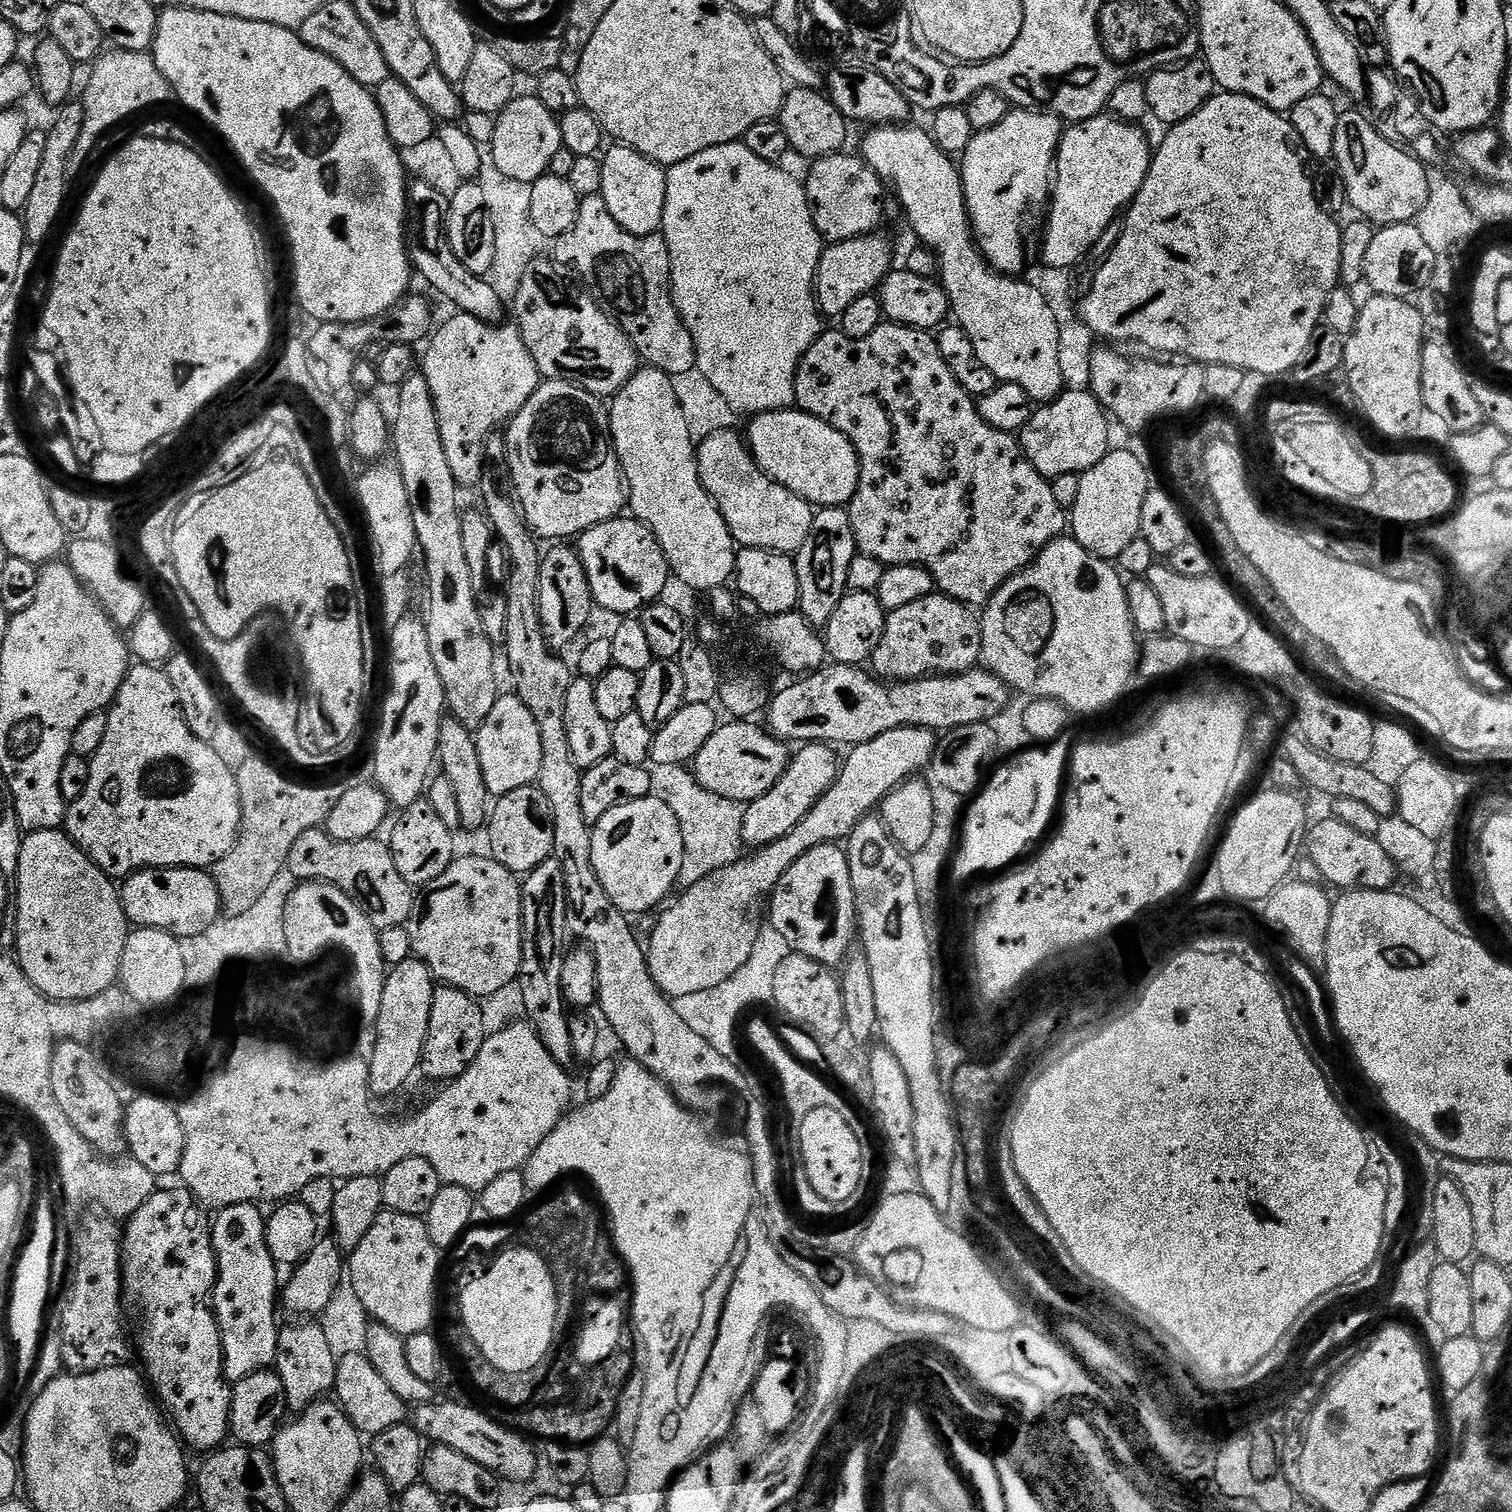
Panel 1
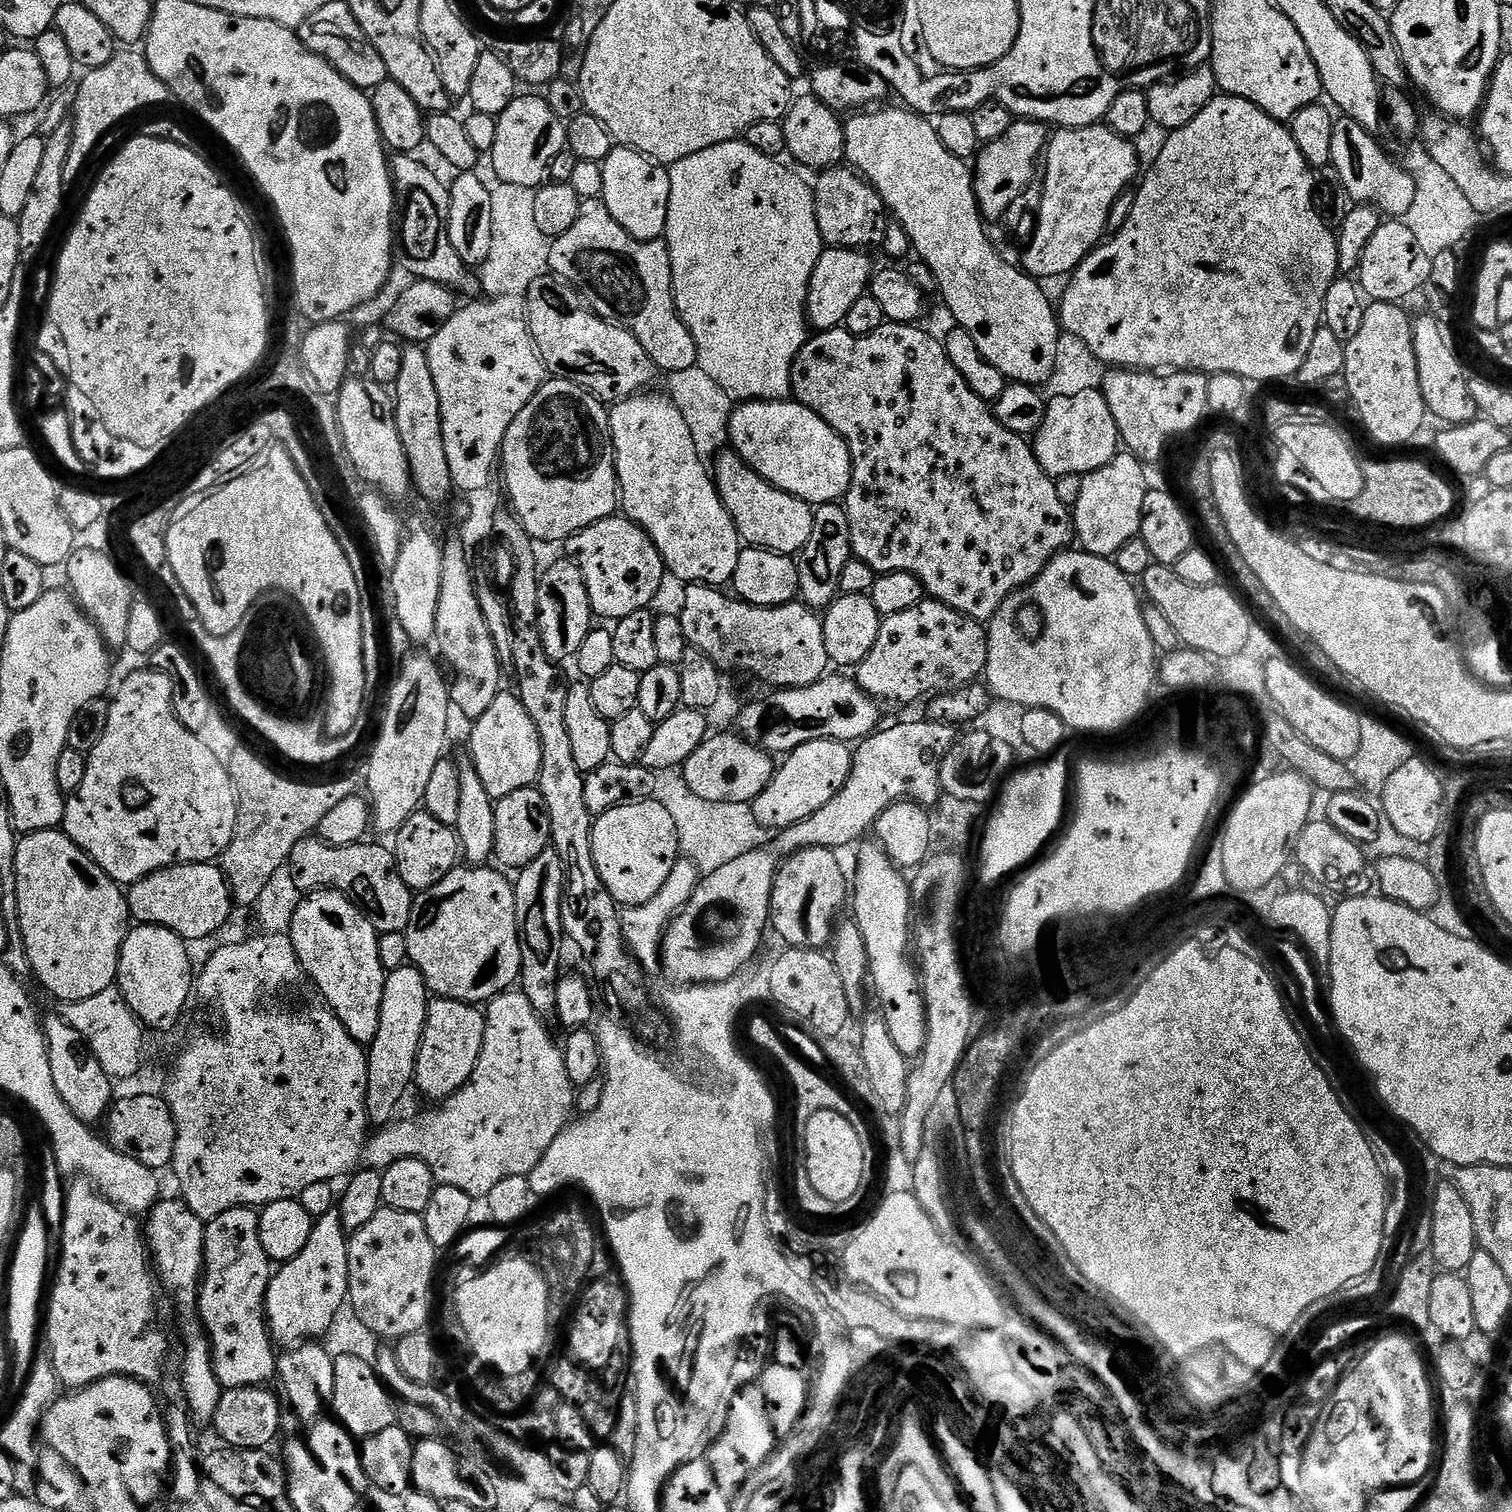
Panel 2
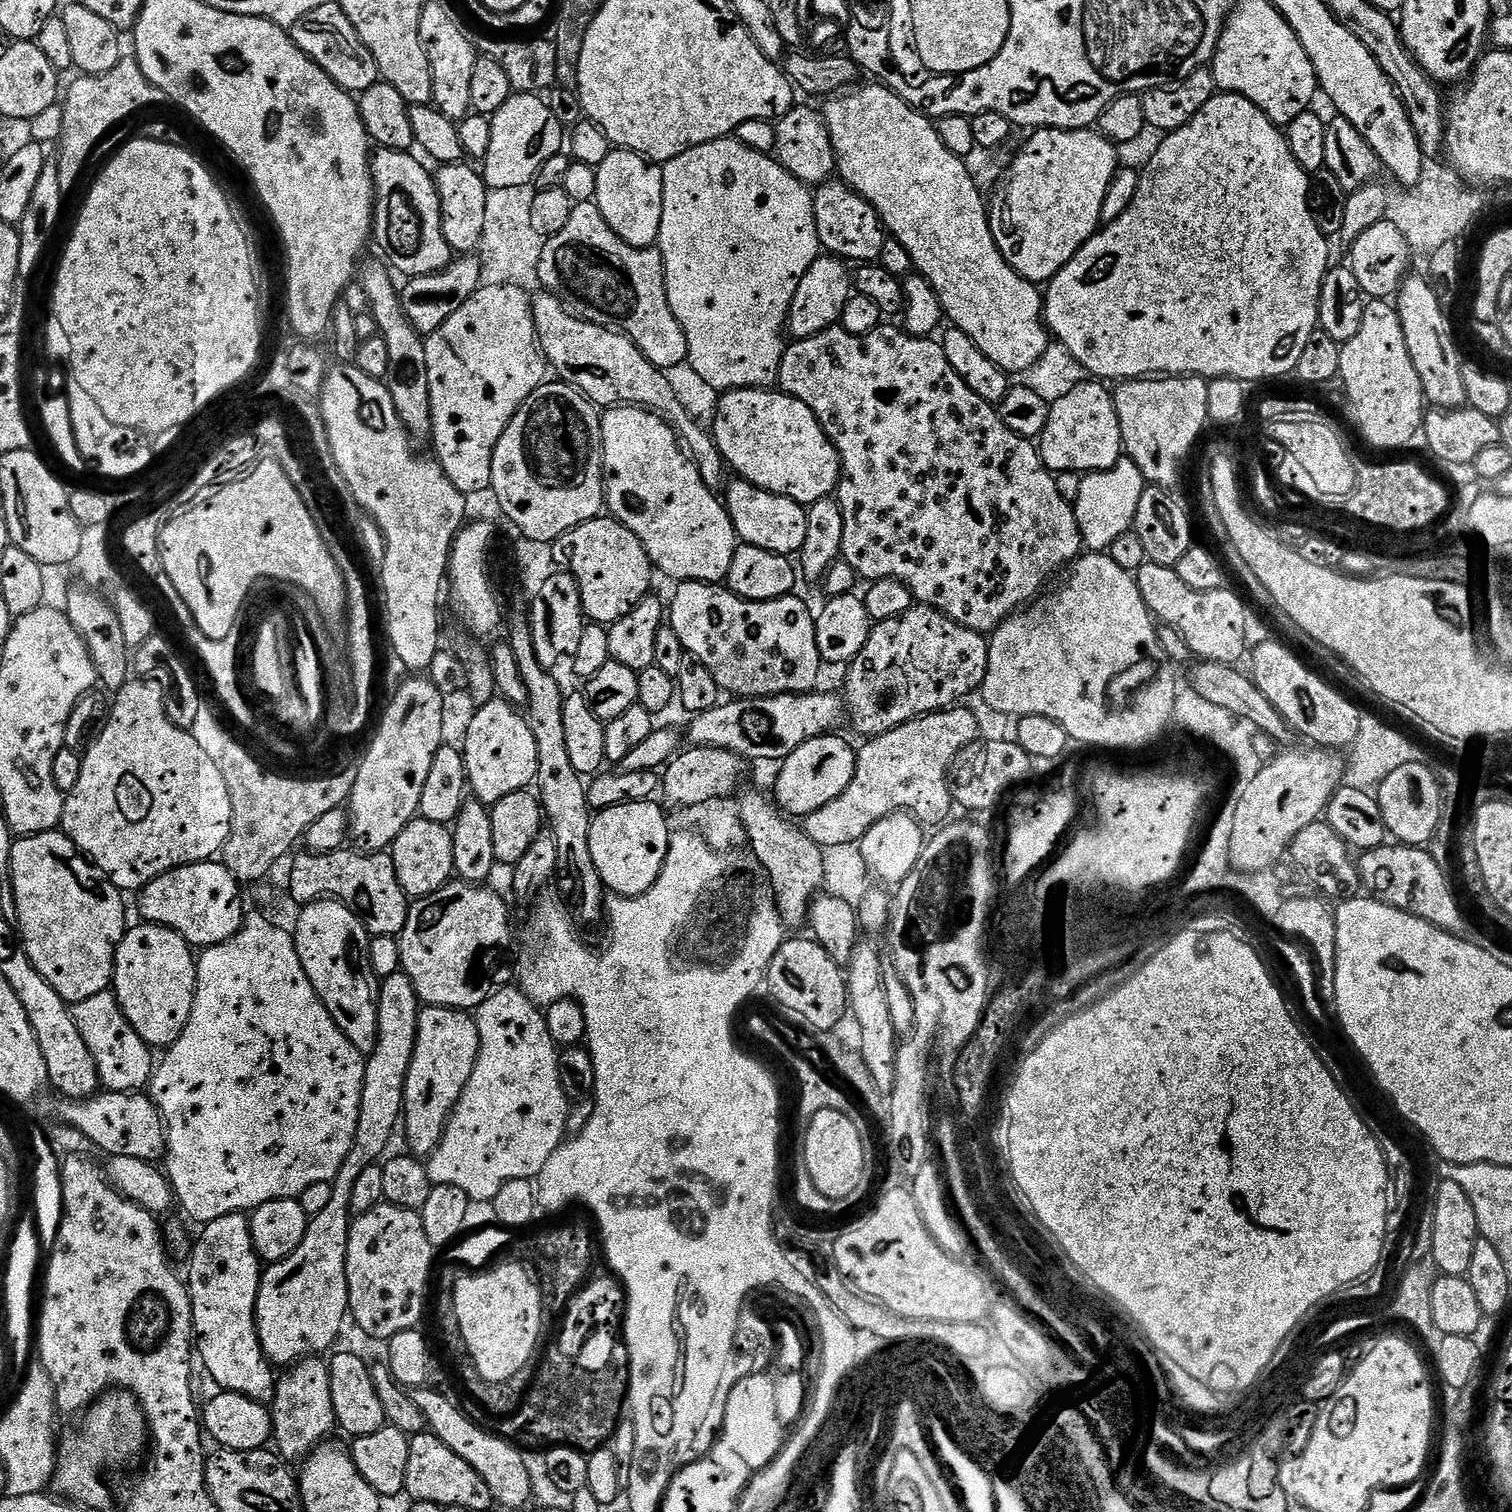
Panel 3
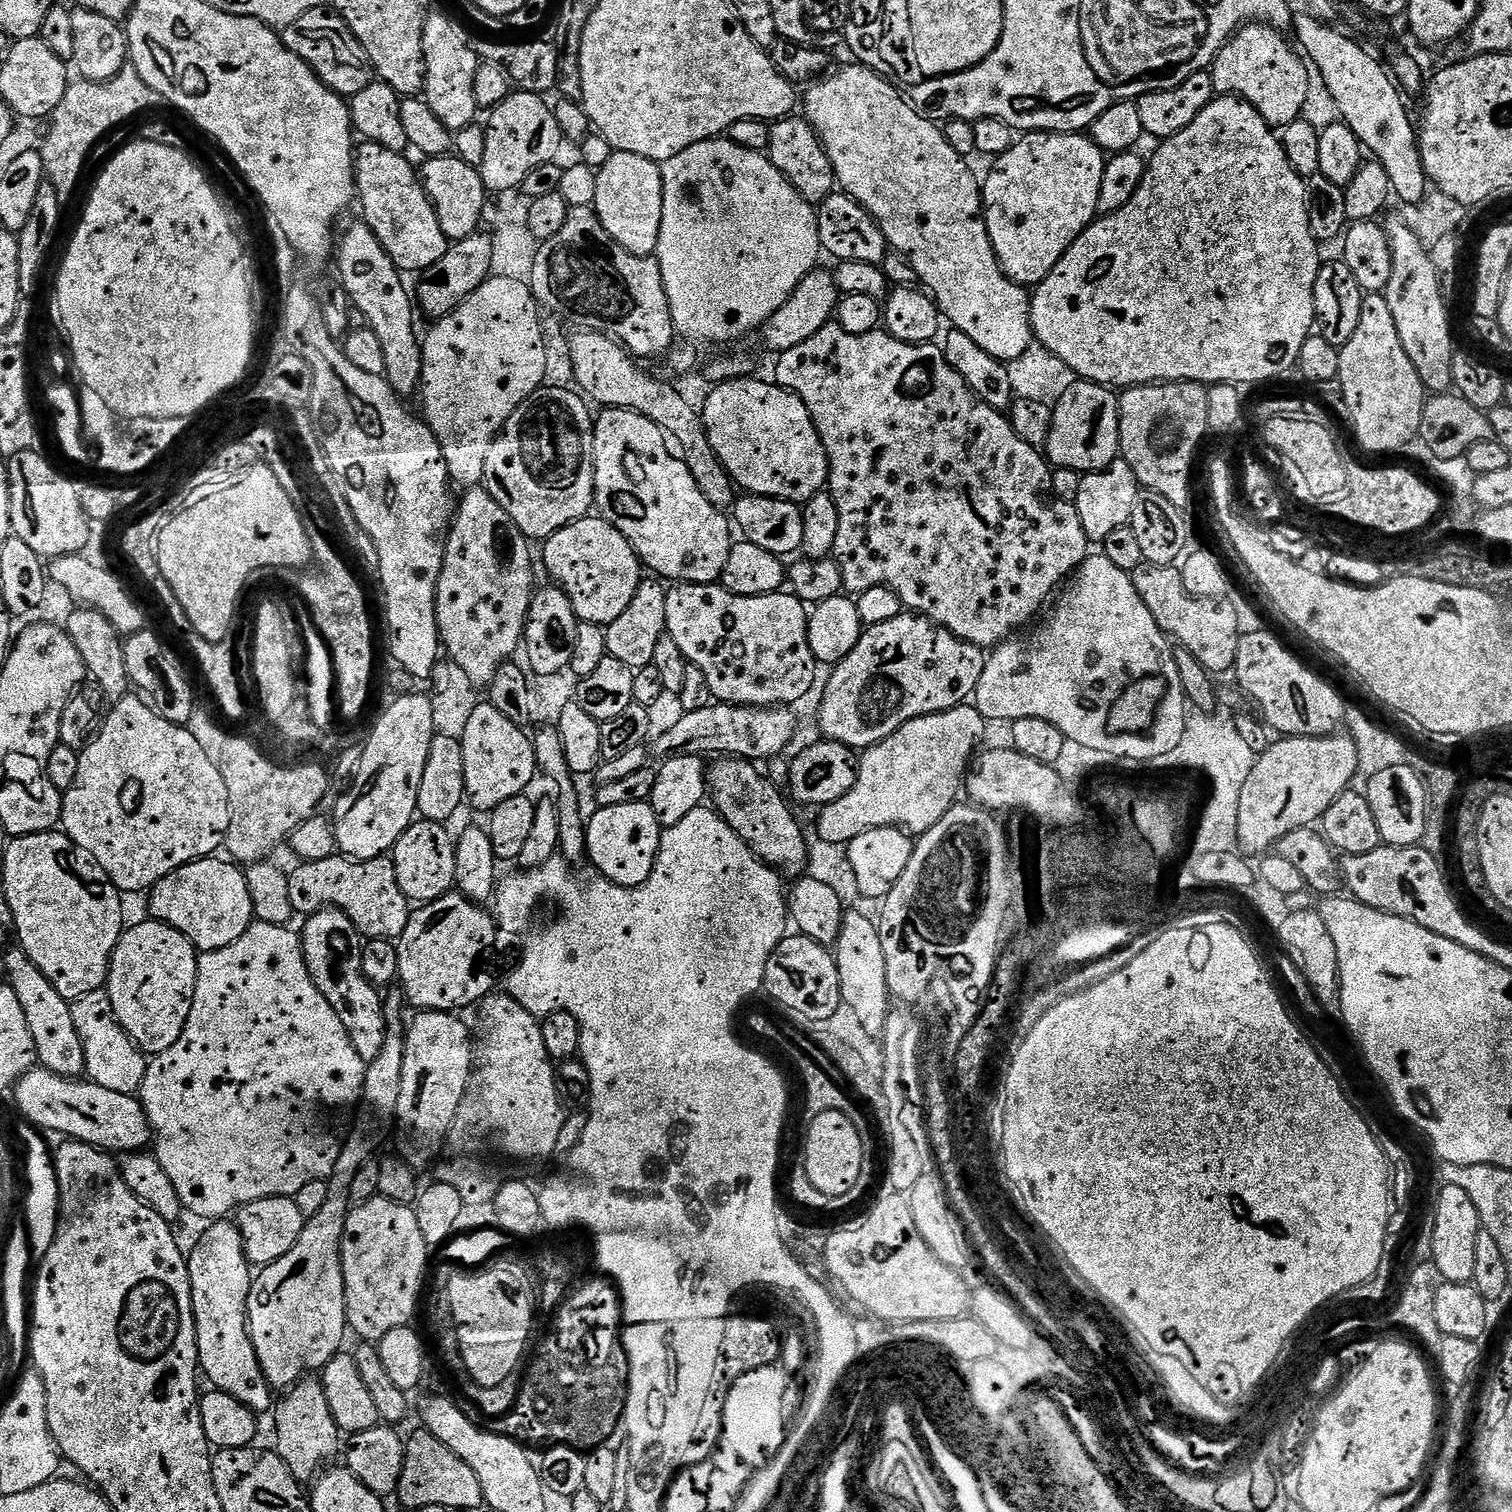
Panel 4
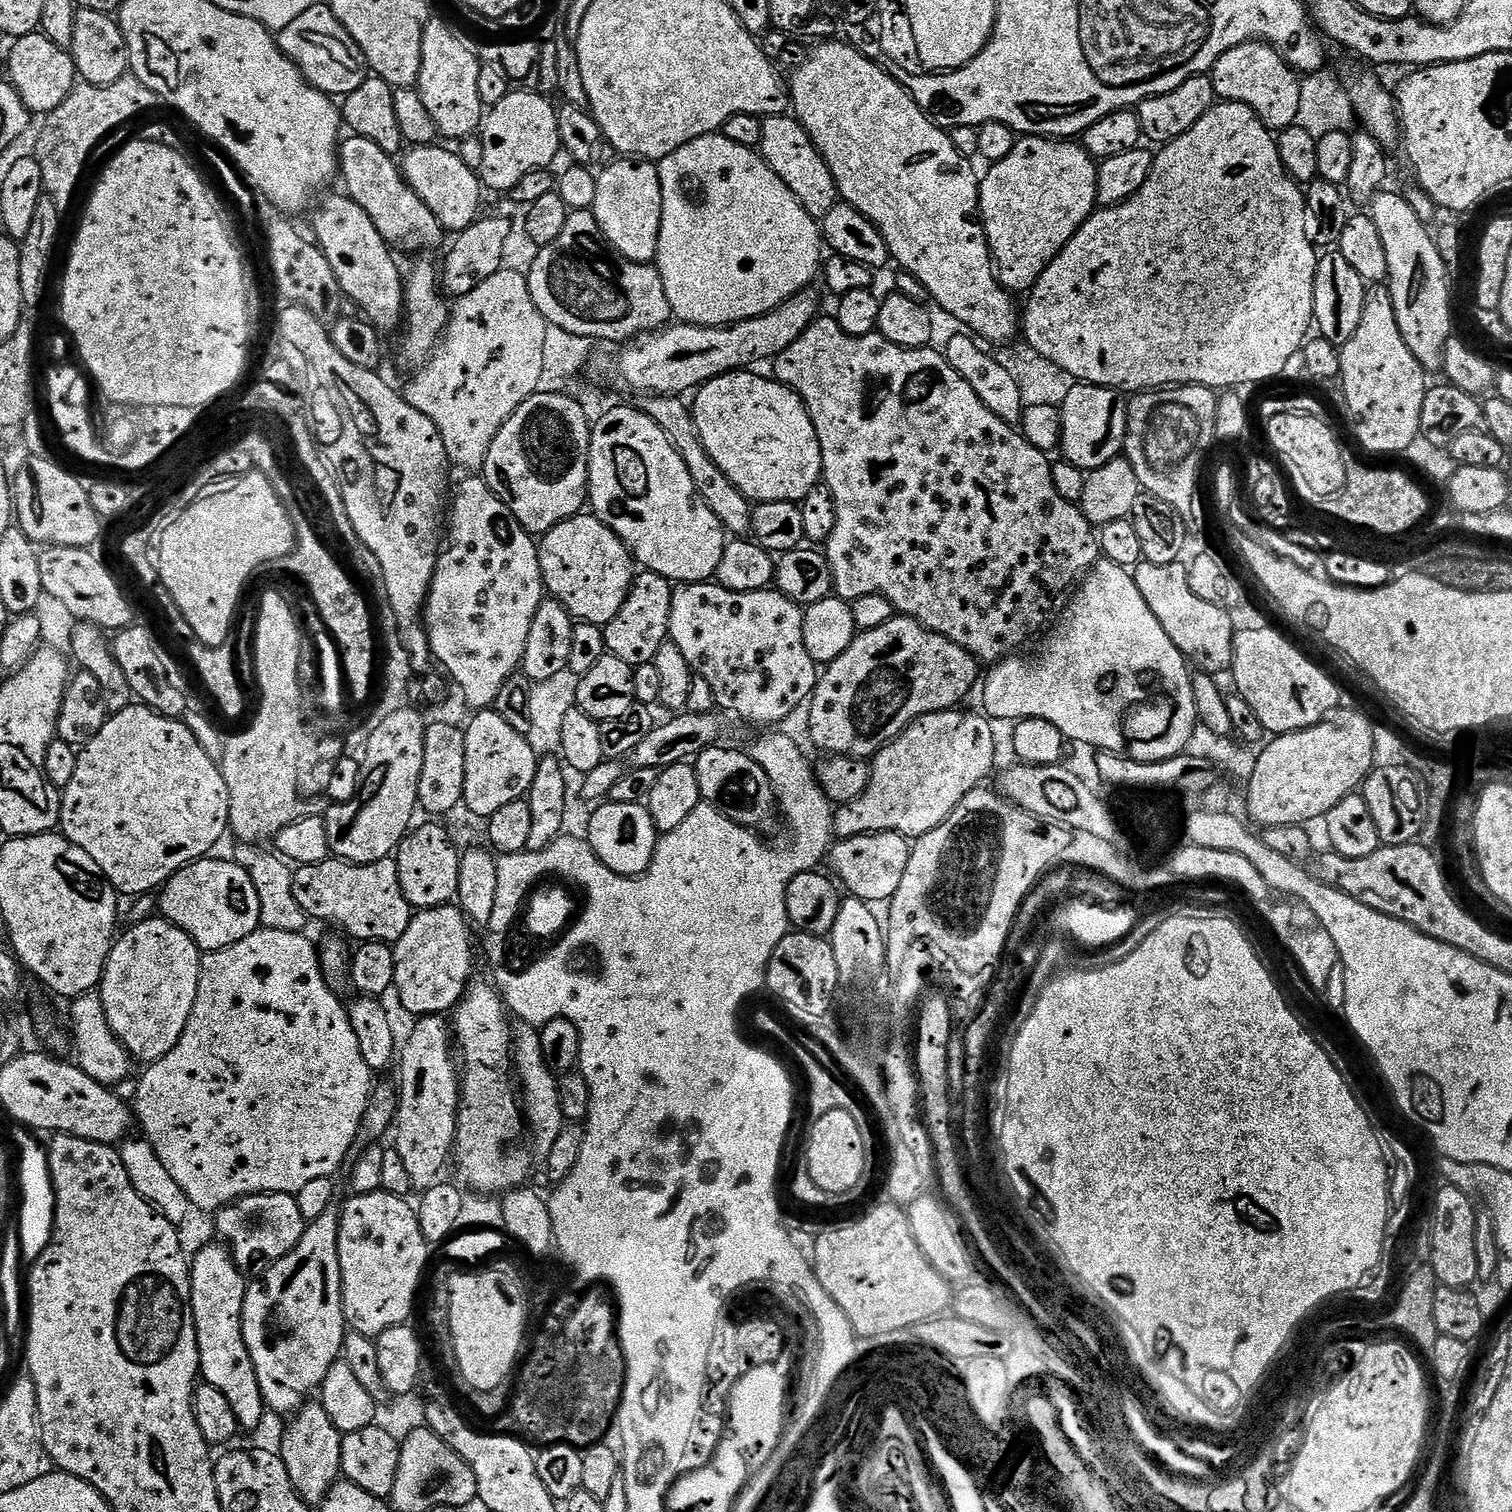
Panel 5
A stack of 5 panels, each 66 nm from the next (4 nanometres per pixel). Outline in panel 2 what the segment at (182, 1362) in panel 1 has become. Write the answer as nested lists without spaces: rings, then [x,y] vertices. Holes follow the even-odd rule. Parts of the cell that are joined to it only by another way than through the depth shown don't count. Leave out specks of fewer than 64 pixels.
[[[183,1199],[157,1200],[146,1216],[146,1243],[154,1271],[167,1295],[174,1301],[175,1311],[184,1320],[184,1396],[186,1407],[193,1421],[211,1422],[214,1410],[218,1410],[222,1391],[212,1365],[212,1348],[199,1321],[198,1289],[204,1275],[204,1226],[201,1220]]]

